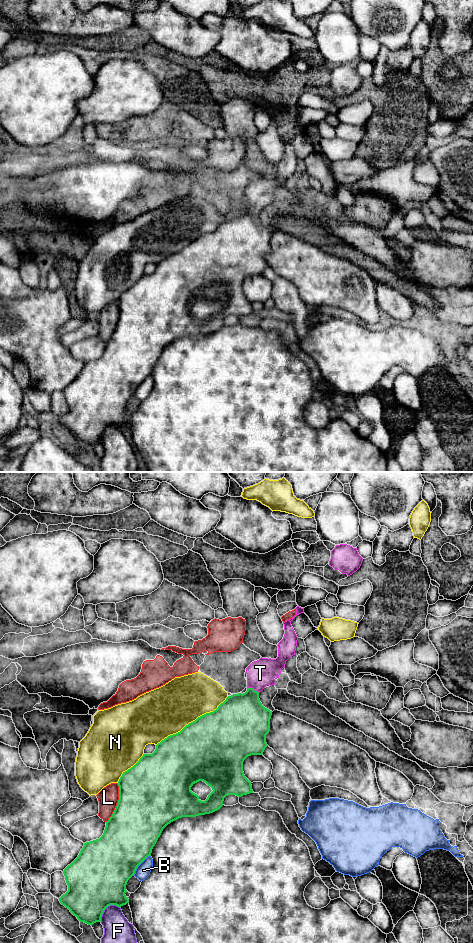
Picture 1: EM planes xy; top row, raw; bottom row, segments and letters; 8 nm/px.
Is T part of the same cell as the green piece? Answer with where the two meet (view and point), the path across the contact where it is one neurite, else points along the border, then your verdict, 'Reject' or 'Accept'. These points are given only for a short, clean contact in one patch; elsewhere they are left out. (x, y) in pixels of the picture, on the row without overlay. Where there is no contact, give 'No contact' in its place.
Touches green at xy (252, 208). Path across: xy (241, 237), (251, 217), (252, 208), (260, 193). Accept

